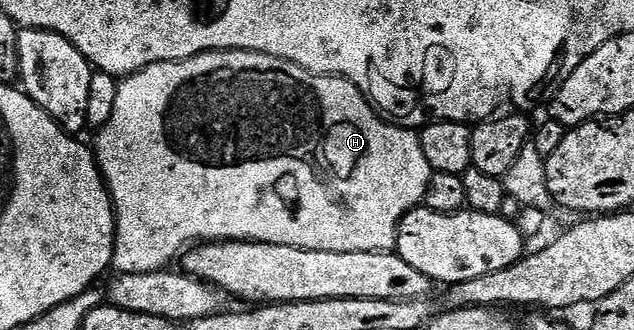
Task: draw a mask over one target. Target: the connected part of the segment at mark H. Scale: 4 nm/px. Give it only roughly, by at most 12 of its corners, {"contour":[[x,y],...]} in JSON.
{"contour":[[245,49],[121,78],[119,273],[384,253],[421,136]]}

